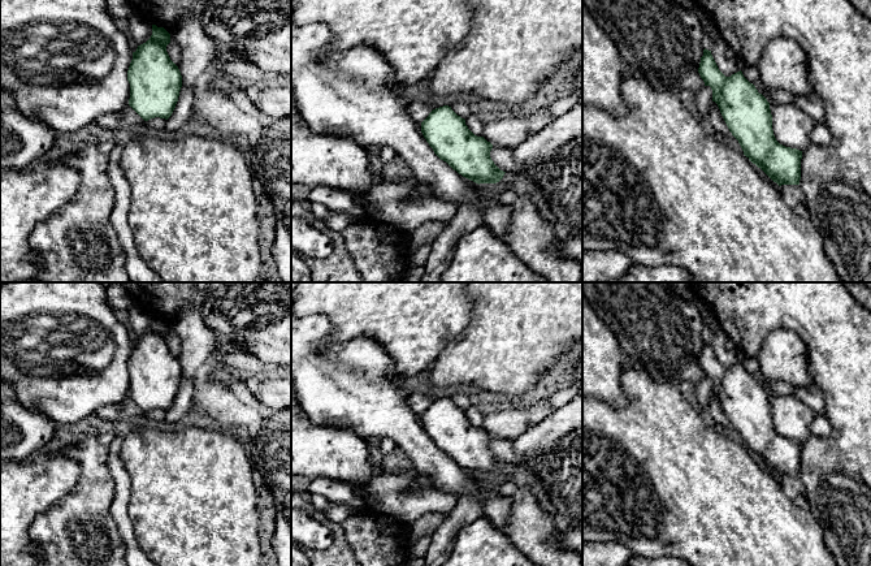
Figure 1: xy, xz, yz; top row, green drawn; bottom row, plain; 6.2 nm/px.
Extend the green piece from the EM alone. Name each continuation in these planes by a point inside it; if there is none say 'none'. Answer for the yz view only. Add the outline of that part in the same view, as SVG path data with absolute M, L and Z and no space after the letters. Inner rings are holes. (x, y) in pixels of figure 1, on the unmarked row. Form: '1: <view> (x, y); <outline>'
none

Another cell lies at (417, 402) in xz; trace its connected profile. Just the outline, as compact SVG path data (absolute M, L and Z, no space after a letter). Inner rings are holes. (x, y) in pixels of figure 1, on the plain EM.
M413 393L408 397L408 406L415 414L422 414L432 403L430 394Z

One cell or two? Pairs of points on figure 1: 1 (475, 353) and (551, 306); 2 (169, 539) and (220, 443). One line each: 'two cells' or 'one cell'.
1: one cell
2: one cell

